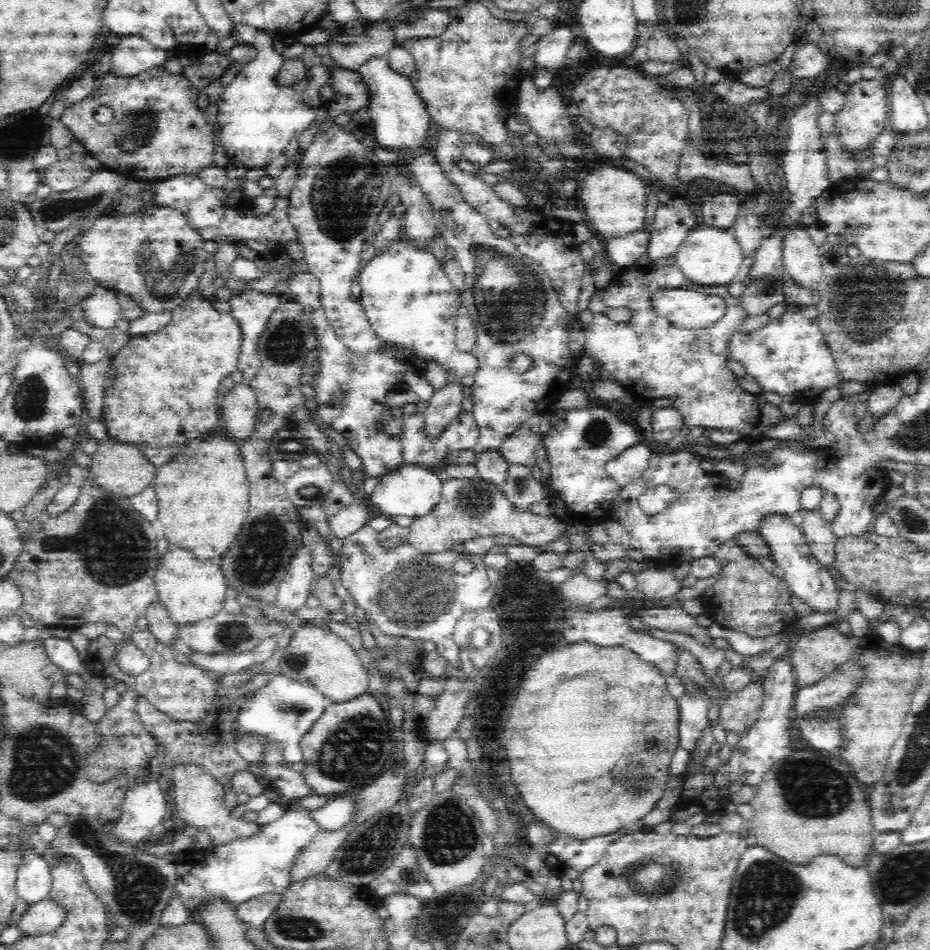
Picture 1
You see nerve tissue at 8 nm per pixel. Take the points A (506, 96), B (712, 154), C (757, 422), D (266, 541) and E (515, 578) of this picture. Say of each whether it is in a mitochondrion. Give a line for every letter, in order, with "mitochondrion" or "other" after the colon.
A: other
B: other
C: other
D: mitochondrion
E: other

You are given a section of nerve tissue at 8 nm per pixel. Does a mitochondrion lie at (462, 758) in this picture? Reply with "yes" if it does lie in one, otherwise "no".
no

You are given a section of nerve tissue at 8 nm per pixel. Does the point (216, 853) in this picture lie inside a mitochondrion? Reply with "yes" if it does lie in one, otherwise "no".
no

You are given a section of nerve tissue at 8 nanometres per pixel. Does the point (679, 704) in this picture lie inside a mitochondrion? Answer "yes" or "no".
no

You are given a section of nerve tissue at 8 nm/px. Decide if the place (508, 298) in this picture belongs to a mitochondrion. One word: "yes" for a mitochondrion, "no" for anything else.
yes

